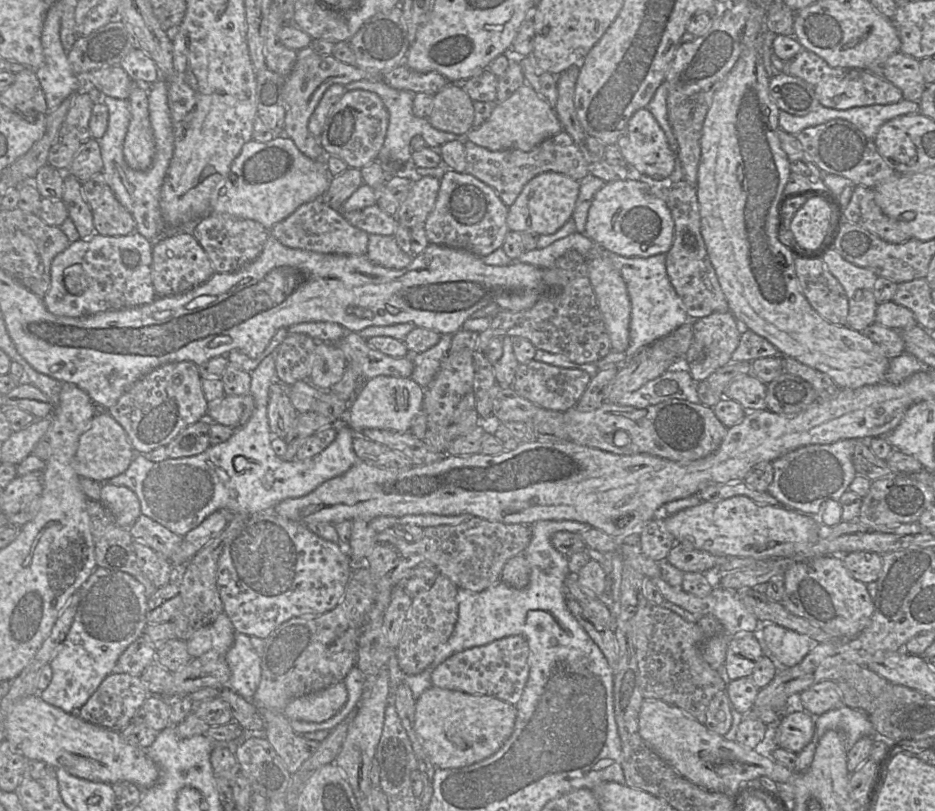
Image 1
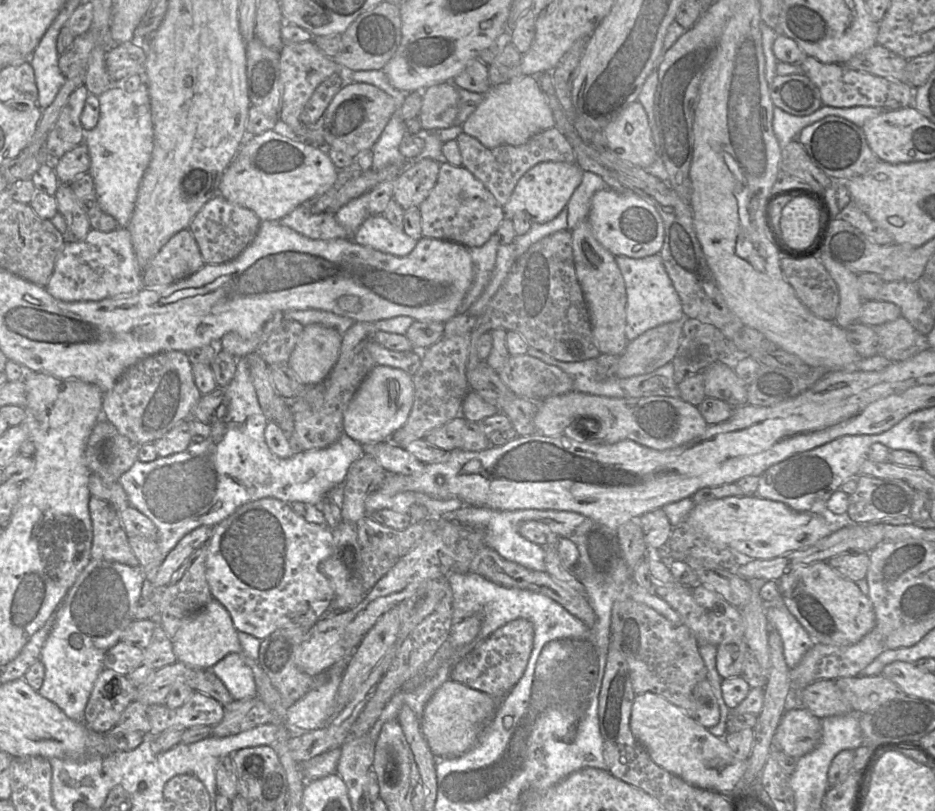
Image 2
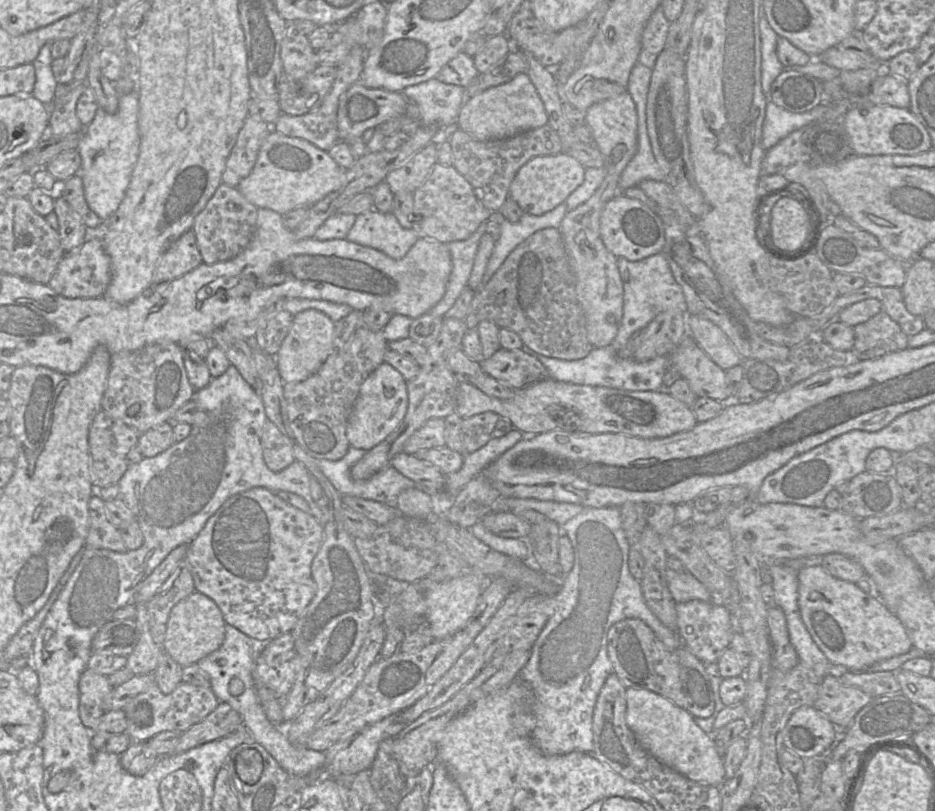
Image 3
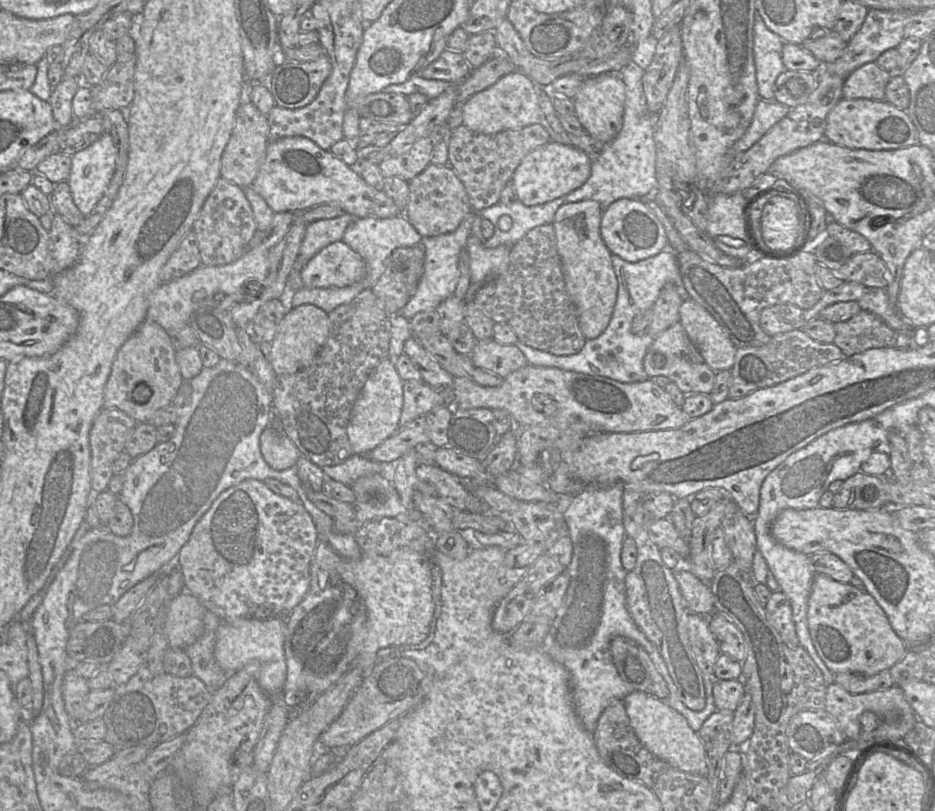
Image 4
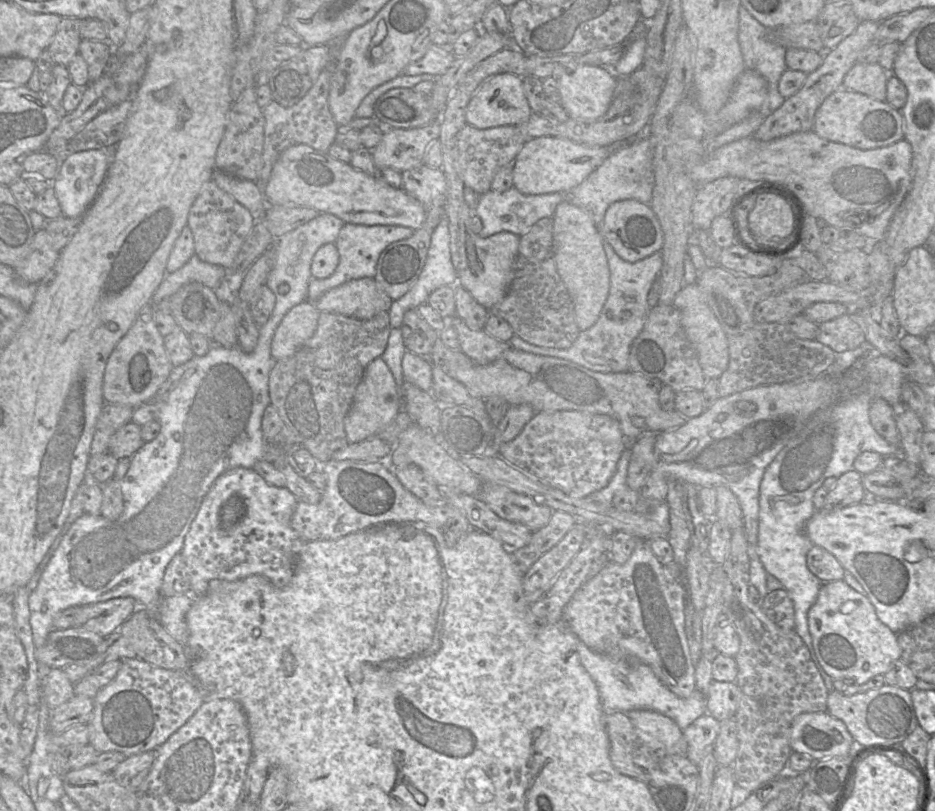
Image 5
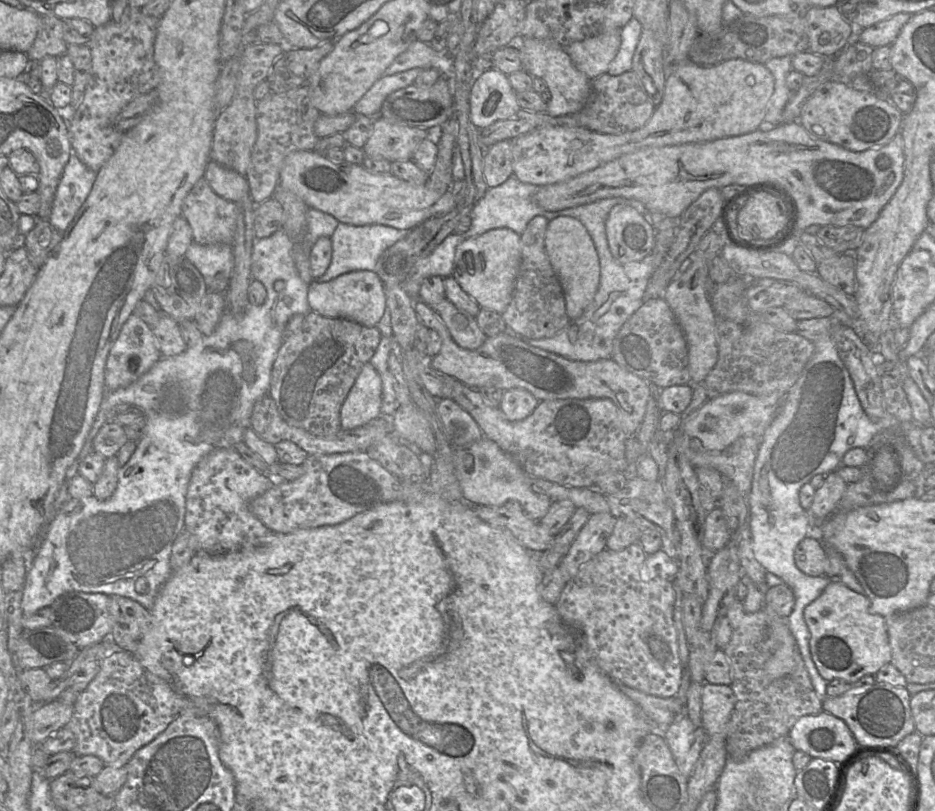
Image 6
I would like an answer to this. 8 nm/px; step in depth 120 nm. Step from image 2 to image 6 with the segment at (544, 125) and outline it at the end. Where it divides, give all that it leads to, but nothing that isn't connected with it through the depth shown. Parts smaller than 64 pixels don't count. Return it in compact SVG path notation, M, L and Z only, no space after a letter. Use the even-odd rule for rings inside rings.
M491 68L475 81L469 98L470 120L478 129L512 118L521 109L508 75Z

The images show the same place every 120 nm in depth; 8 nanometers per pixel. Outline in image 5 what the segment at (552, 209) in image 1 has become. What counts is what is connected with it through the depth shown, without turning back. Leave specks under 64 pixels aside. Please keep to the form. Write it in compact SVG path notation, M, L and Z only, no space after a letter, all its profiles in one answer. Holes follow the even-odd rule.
M553 136L530 138L513 162L513 186L524 195L568 193L581 184L616 146L586 146Z

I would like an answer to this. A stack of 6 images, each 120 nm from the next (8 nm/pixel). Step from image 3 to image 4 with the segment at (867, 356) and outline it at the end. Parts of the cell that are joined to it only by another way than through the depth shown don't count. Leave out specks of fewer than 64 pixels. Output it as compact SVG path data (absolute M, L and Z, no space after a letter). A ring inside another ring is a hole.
M860 311L847 321L834 324L833 344L850 357L869 349L894 347L897 332L879 317L868 311Z

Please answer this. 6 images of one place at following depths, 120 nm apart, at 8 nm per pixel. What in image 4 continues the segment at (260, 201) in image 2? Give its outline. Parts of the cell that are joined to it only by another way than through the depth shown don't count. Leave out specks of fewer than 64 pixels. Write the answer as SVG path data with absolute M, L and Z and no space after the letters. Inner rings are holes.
M285 137L269 143L263 164L251 186L274 213L298 213L322 204L331 204L355 218L404 215L384 191L368 185L355 168L305 137Z

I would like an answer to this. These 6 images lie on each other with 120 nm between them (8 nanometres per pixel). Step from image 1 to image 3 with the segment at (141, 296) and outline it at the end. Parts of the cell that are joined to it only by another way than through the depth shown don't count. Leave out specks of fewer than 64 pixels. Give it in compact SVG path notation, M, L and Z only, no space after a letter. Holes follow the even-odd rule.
M87 237L75 251L65 253L48 285L67 299L102 297L112 278L111 259L106 253L102 237Z

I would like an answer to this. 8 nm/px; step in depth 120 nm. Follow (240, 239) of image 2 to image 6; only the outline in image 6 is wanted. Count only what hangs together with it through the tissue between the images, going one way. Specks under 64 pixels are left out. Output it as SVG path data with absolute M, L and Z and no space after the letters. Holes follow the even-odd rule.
M204 178L185 197L181 215L191 226L194 242L233 244L238 205L219 196Z

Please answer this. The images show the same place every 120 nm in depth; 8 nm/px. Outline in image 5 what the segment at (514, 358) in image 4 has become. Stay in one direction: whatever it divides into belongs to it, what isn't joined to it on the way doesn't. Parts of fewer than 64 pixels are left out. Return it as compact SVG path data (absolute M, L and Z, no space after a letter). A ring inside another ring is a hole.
M457 315L447 321L458 334L461 351L478 365L494 362L511 347L509 342L495 339L484 329L478 331L470 329Z

